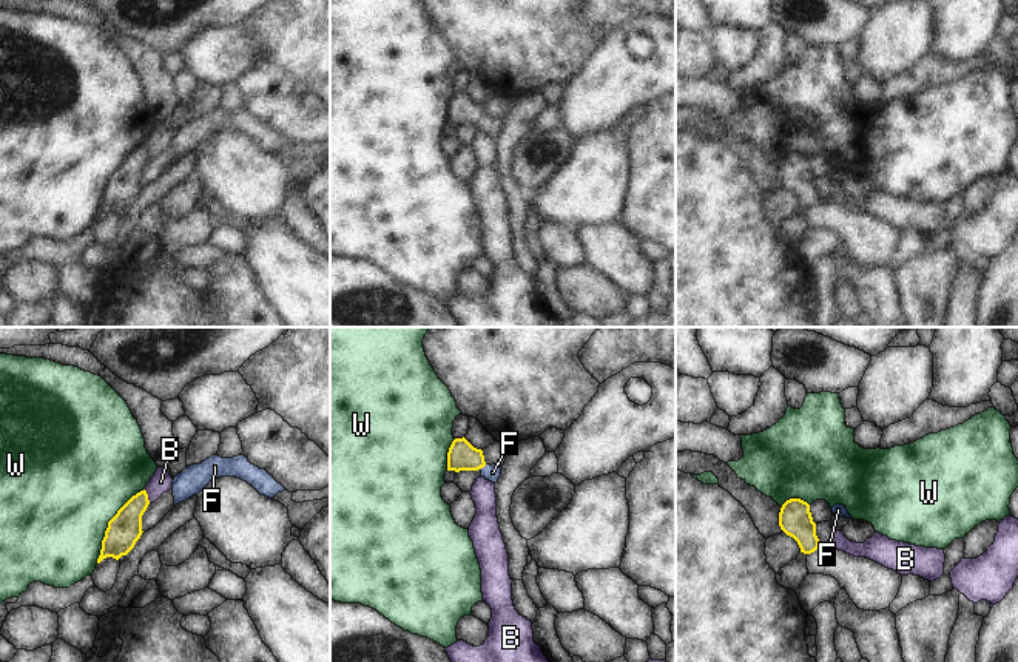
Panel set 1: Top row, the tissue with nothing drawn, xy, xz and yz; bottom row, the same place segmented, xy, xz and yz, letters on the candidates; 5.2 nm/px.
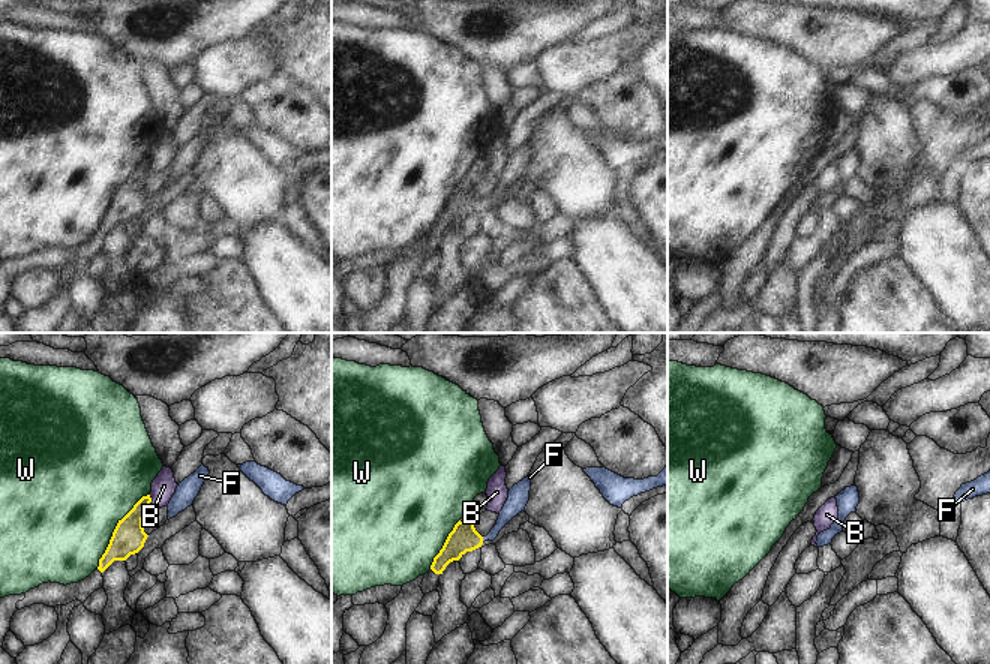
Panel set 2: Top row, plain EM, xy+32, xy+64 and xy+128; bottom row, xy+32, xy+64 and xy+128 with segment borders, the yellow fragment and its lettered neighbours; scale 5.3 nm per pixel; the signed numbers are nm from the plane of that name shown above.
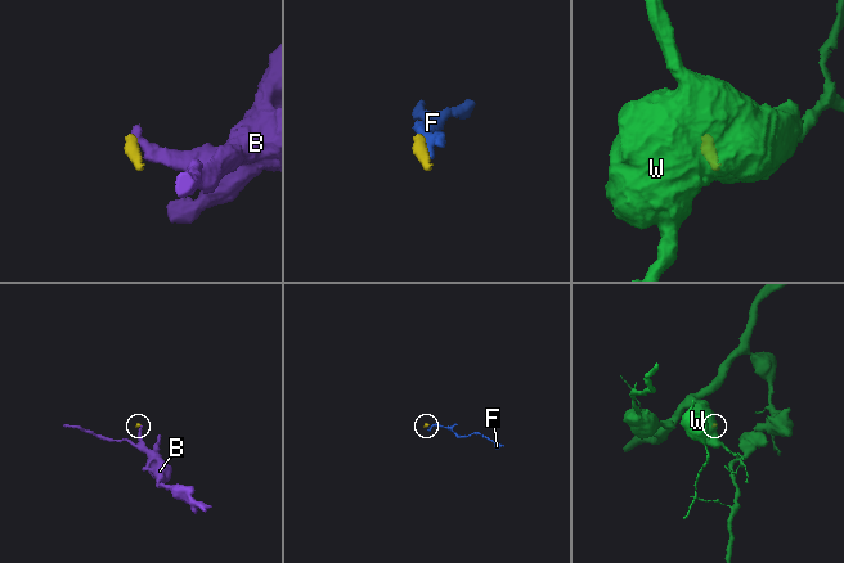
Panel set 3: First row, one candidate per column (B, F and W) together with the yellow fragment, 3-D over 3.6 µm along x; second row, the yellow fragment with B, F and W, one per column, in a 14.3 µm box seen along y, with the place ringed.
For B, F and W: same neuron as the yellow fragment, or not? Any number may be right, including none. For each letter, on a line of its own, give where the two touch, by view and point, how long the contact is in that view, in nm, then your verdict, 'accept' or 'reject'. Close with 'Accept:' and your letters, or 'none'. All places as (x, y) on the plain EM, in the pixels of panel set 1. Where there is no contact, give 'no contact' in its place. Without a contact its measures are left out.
B: contact xy (147, 151); length 90 nm; reject
F: contact xz (483, 121); length 40 nm; accept
W: contact xy (108, 178); length 460 nm; reject
Accept: F

